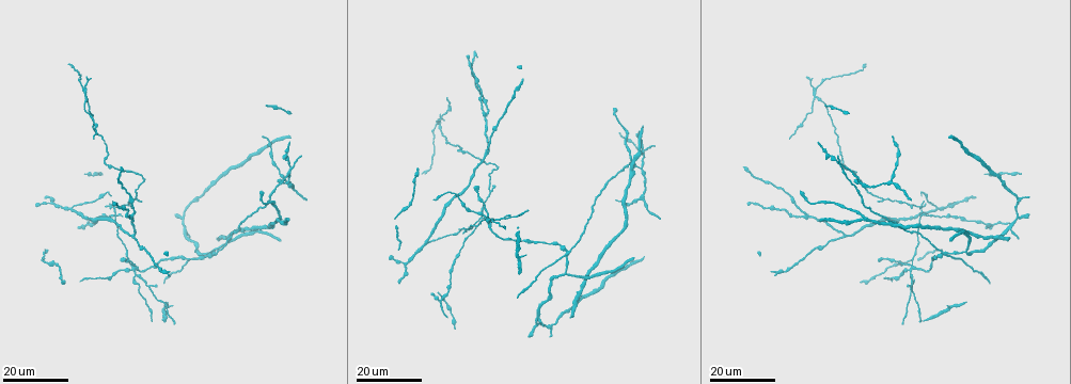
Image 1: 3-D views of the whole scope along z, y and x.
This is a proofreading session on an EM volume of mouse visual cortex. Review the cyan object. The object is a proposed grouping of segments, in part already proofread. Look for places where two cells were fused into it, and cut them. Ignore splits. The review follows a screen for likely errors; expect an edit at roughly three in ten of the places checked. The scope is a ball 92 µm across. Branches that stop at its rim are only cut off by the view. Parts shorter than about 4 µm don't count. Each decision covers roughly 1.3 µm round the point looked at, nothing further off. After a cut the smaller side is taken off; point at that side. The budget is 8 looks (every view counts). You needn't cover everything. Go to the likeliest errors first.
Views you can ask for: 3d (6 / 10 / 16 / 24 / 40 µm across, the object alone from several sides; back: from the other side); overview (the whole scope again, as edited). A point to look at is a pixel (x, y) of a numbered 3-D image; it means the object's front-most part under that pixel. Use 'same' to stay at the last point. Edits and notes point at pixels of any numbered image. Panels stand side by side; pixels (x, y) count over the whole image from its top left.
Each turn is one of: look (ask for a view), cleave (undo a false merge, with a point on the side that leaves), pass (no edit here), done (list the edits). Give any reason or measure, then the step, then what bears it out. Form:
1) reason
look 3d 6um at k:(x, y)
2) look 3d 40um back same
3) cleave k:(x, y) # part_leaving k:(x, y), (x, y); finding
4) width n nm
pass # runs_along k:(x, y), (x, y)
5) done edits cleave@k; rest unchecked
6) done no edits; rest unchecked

look 3d 24um at 1:(487, 115)

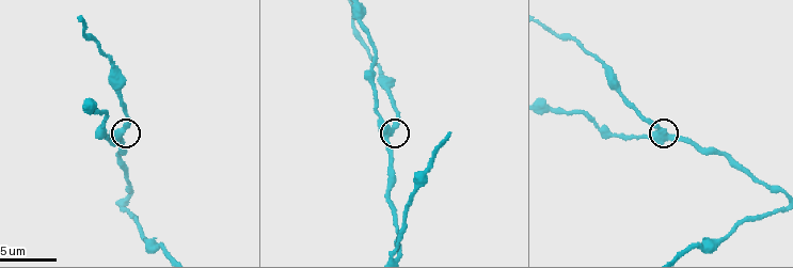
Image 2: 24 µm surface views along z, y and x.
zoom in
look 3d 6um at 2:(122, 128)

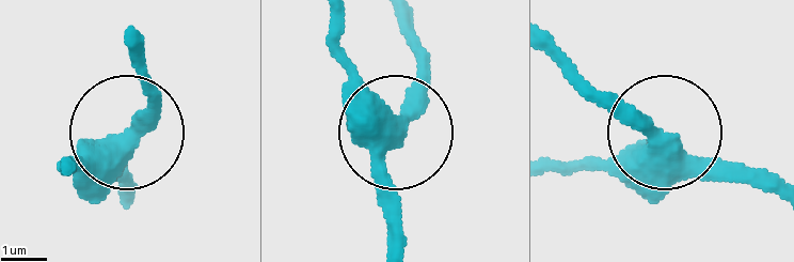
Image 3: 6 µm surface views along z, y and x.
pass # runs_along 3:(392, 247), (380, 155), (388, 121), (327, 44); all the same cell

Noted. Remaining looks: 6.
three-way junction
look 3d 16um at 1:(71, 210)

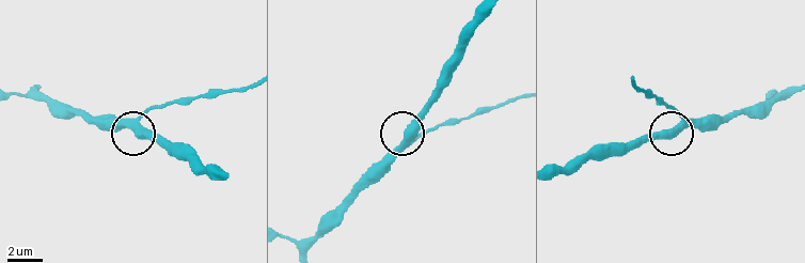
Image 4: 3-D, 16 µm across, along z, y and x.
look 3d 6um at 4:(679, 128)

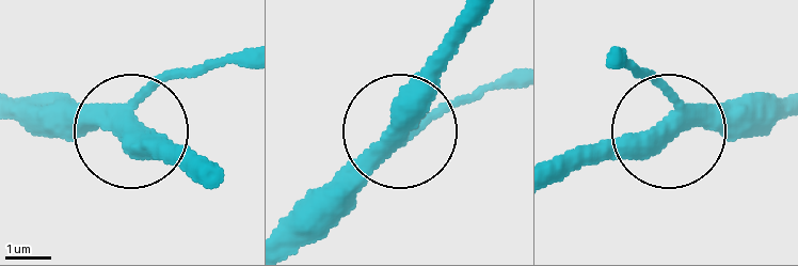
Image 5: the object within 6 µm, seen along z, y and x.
width 360 nm
pass # runs_along 5:(616, 51), (676, 128), (749, 109); continuous, no second cell

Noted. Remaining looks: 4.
branch point
look 3d 24um at 1:(567, 251)

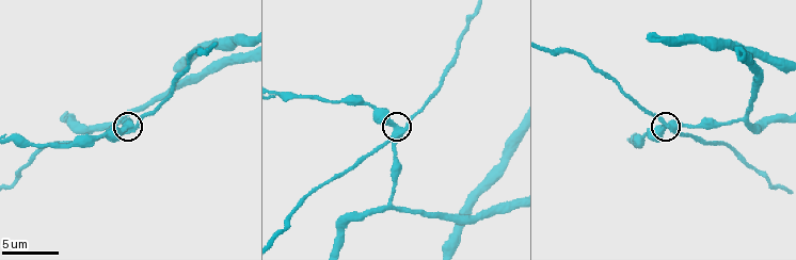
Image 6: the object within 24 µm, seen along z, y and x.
look 3d 10um at 6:(132, 126)

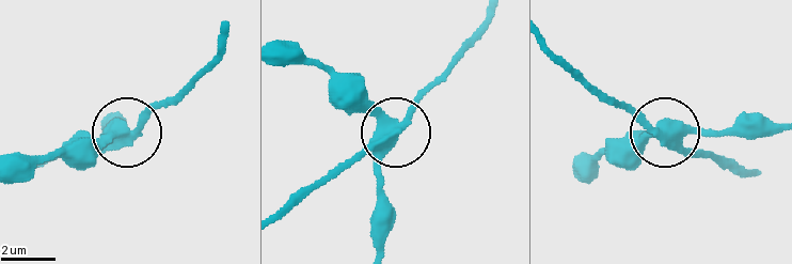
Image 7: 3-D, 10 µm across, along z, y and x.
width 430 nm
cleave 7:(352, 156) # part_leaving 7:(387, 135), (481, 20); two cells meet here

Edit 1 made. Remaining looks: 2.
look 3d 16um at 1:(973, 232)

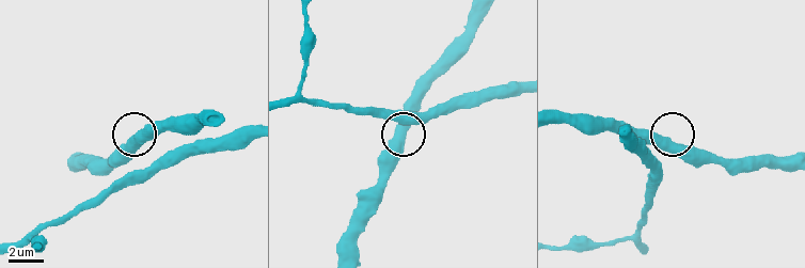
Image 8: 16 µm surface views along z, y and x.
look 3d 10um at 8:(130, 138)

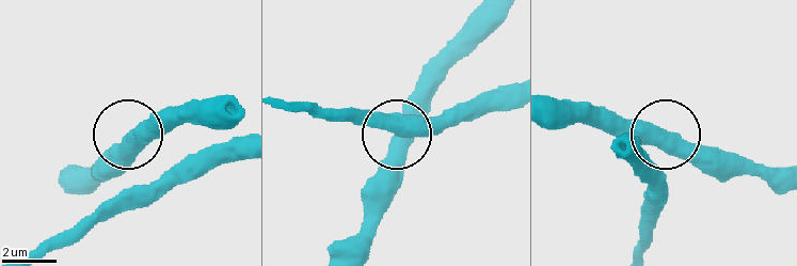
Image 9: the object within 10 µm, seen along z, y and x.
width 480 nm
pass # runs_along 9:(52, 250), (128, 190), (128, 136), (128, 168); one cell here

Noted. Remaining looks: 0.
done edits cleave@7; rest unchecked

